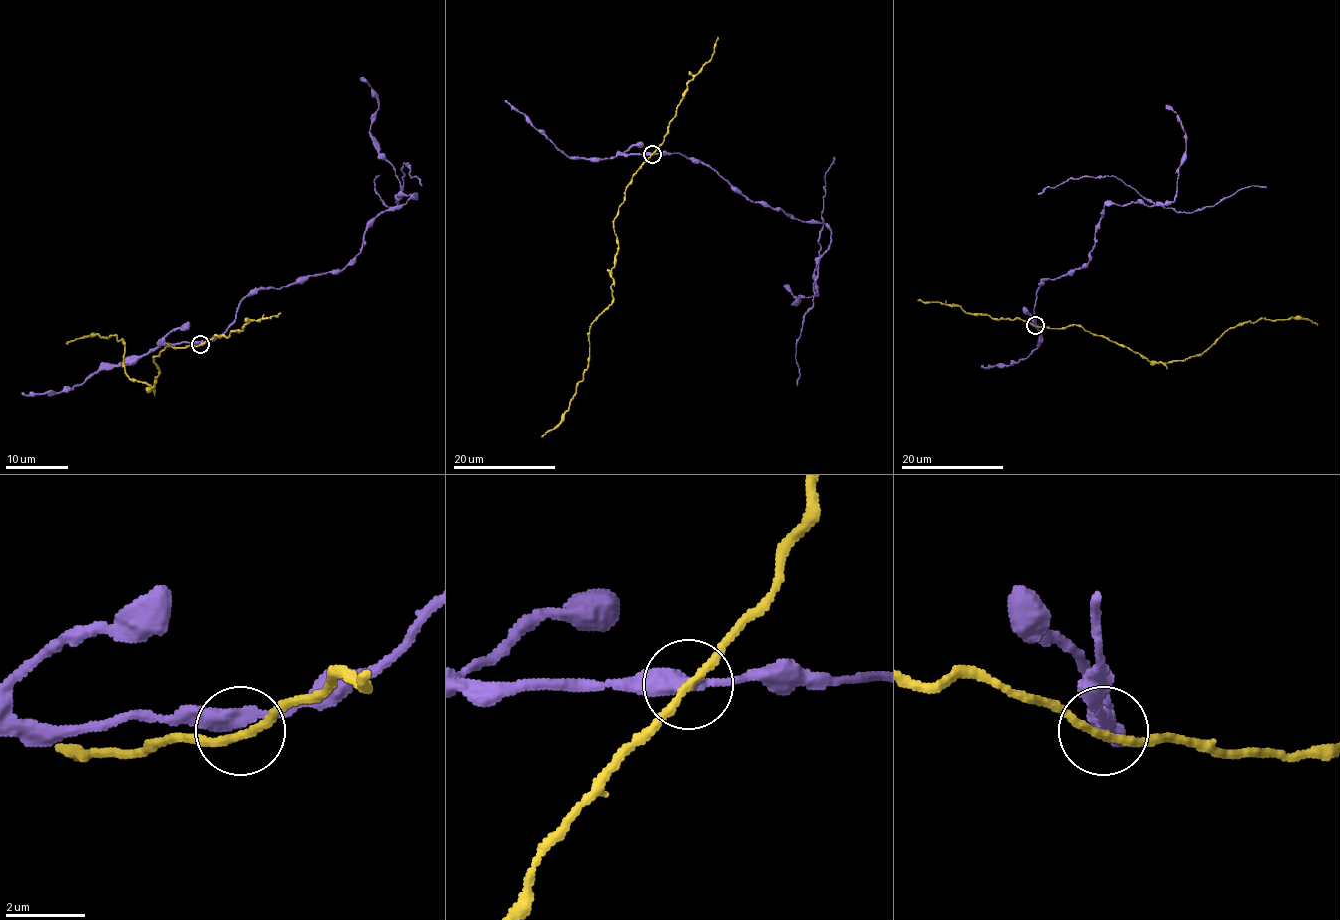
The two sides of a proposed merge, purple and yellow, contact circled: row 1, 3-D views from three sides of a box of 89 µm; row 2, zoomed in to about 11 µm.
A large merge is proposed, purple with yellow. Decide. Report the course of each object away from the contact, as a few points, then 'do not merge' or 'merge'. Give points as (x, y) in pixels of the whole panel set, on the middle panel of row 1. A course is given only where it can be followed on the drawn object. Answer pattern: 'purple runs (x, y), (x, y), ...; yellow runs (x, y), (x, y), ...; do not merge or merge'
purple runs (652, 154), (698, 159), (750, 200), (822, 222), (831, 232), (817, 295), (791, 304), (785, 285); yellow runs (652, 154), (632, 177), (613, 222), (618, 248), (613, 302), (590, 326), (589, 363), (570, 408), (541, 436); do not merge

